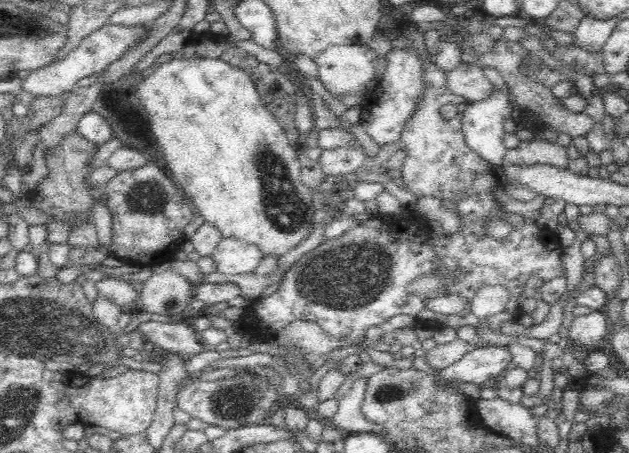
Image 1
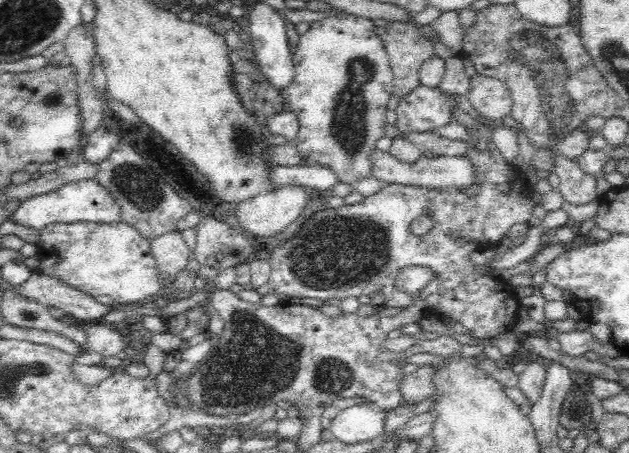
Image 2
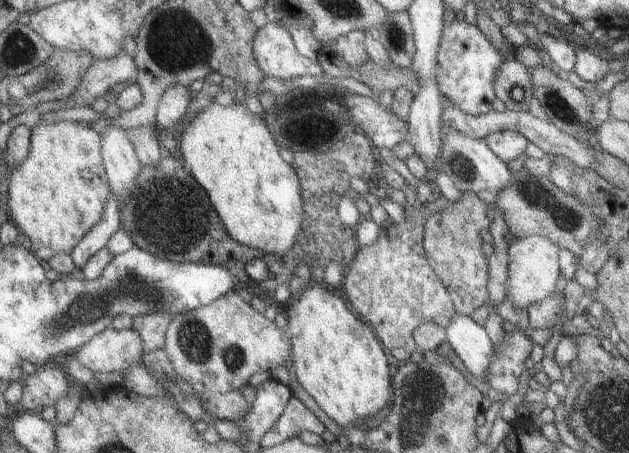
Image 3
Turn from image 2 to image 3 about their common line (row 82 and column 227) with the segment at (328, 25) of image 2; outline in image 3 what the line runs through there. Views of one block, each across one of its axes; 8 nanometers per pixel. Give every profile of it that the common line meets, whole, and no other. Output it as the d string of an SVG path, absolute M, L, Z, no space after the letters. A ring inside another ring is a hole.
M235 289L203 308L181 312L181 315L176 316L166 333L164 350L171 358L181 381L191 385L195 391L229 393L247 385L247 380L253 374L271 372L277 366L285 366L291 360L292 343L285 329L275 324L274 320L265 318L263 313L257 312L249 302L241 298L238 289Z

